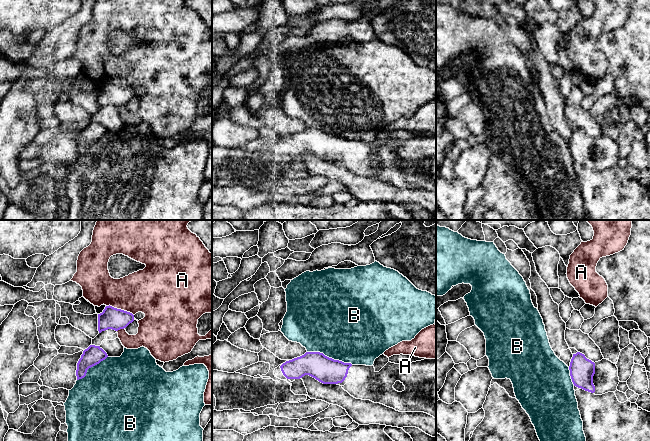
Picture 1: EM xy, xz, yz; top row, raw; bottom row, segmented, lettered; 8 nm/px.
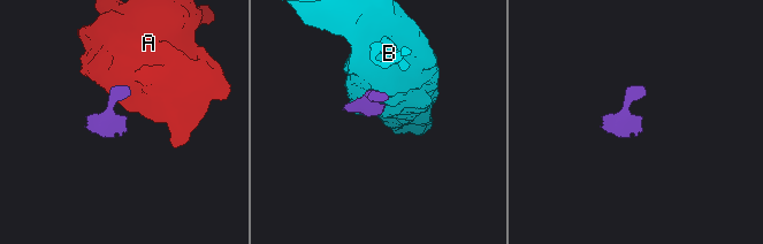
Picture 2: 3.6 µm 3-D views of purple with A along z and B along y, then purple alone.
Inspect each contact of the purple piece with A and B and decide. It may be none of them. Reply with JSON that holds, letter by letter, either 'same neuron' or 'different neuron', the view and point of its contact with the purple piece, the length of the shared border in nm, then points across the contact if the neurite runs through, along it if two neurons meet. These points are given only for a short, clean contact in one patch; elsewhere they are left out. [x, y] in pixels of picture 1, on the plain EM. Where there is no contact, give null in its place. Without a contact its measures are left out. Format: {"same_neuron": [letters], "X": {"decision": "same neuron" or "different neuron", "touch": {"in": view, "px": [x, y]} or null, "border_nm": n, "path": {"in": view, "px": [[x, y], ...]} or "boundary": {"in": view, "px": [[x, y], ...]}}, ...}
{"same_neuron": [], "A": {"decision": "different neuron", "touch": {"in": "xy", "px": [120, 85]}, "border_nm": 240, "boundary": {"in": "xy", "px": [[106, 81], [129, 87], [133, 91]]}}, "B": {"decision": "different neuron", "touch": {"in": "xz", "px": [330, 134]}, "border_nm": 380}}

